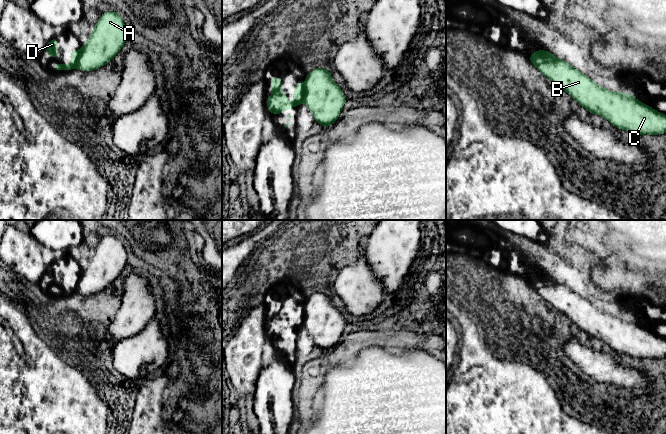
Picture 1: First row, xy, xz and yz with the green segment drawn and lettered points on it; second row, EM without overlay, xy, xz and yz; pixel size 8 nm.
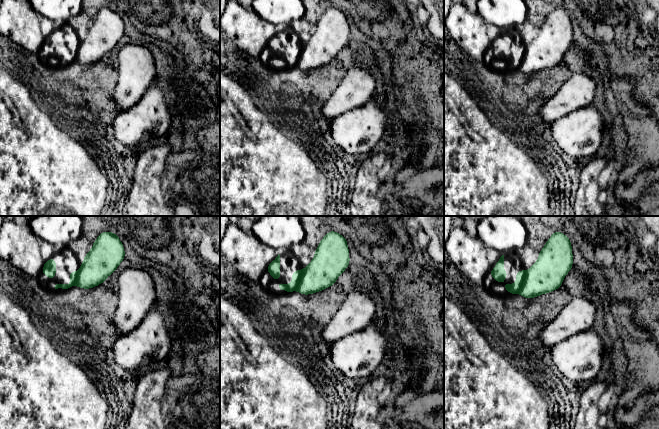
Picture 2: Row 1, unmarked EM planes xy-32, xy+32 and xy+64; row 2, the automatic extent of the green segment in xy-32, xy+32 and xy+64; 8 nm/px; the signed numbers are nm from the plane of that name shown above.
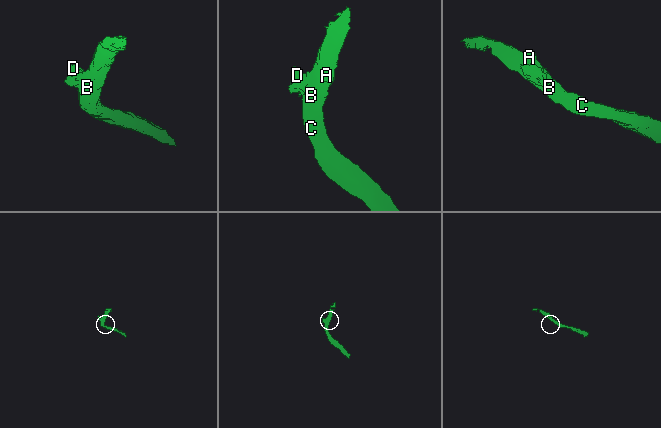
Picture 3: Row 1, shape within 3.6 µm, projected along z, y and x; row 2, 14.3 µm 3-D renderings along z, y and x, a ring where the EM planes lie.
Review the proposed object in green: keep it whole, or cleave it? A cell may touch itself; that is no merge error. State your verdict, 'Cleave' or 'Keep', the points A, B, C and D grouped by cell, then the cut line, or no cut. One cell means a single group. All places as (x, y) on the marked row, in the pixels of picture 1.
Cleave. Groups: A B C / D. Split along xy (81, 50), (74, 67)

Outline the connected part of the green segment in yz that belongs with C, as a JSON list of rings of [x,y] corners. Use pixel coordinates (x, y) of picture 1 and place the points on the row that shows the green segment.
[[[536,49],[528,58],[547,79],[571,95],[585,110],[602,116],[613,127],[637,135],[666,133],[666,115],[642,103],[632,94],[601,87],[545,49]]]

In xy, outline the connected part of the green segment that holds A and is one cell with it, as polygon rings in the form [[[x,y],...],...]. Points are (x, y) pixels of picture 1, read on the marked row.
[[[115,11],[104,12],[87,42],[82,45],[76,67],[83,72],[99,69],[116,57],[127,42],[123,17]]]

